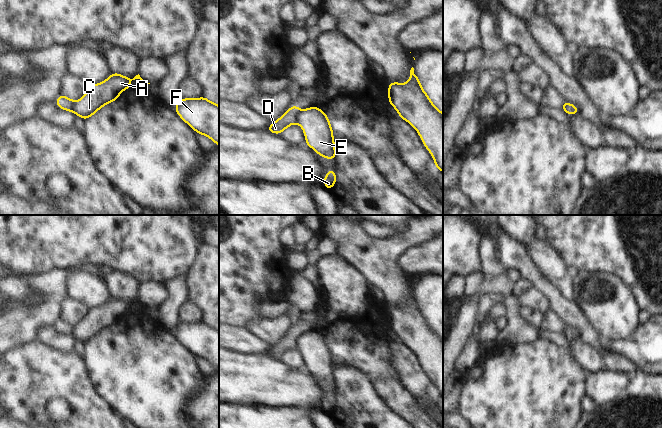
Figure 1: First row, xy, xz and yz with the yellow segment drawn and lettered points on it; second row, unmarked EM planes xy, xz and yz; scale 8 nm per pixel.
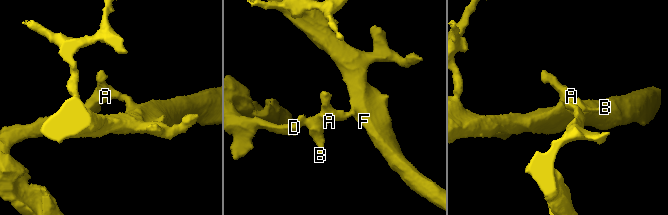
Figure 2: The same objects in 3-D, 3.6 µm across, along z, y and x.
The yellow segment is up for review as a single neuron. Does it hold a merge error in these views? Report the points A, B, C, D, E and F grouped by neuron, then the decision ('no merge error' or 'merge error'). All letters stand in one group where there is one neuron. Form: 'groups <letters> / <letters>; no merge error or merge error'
groups A B C E F / D; merge error

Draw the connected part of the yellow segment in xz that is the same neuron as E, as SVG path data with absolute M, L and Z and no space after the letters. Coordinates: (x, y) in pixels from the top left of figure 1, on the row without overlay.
M316 330L302 335L299 348L305 356L306 368L317 378L336 383L332 352L326 338Z

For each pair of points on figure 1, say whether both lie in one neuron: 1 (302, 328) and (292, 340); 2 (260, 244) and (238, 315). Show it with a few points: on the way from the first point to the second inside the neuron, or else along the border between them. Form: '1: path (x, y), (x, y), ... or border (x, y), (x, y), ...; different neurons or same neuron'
1: path (299, 331), (293, 337); same neuron
2: path (250, 262), (250, 280), (241, 297); same neuron

